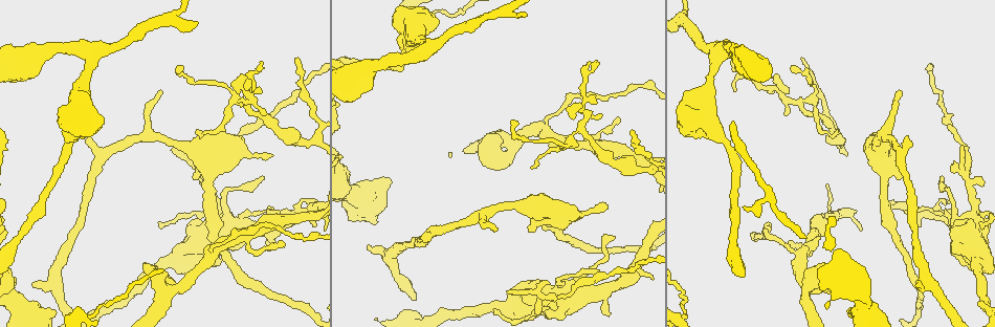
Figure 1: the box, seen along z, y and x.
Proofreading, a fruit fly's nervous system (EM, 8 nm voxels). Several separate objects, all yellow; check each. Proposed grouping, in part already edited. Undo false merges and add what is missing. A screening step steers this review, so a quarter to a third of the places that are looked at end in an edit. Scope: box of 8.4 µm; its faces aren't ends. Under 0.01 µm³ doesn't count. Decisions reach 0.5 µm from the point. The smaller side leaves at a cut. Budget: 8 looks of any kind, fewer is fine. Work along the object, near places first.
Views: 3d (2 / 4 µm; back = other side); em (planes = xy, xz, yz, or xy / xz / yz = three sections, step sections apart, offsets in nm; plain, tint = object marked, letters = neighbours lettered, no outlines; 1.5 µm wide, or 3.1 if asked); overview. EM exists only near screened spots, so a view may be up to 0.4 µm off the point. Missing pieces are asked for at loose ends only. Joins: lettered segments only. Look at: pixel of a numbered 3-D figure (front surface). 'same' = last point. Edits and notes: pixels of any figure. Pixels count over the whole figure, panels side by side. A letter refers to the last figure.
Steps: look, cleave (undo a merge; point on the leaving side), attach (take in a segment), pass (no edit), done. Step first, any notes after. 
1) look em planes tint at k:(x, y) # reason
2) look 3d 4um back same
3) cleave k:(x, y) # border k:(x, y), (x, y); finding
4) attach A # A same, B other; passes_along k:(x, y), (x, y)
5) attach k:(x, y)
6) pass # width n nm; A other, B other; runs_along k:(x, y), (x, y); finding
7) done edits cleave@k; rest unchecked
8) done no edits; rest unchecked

look 3d 4um at 1:(632, 130) # branch stops here

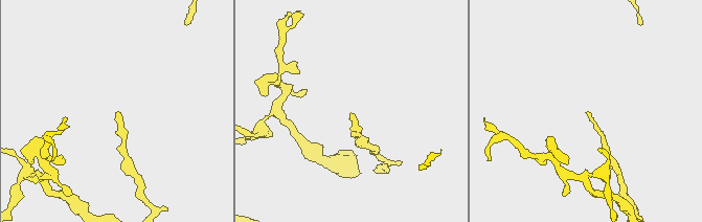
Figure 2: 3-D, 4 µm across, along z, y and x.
look em planes letters at 2:(349, 114) # need the tissue

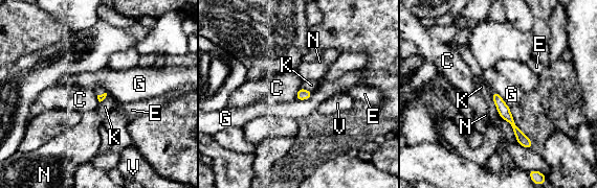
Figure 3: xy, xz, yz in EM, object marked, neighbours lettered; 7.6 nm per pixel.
pass # longest_contact K 200 nm; C other, E other, G other, K other, N other, V other; runs_along 3:(494, 95), (517, 133), (529, 145); no lettered segment goes on from it

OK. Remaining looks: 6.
look 3d 4um at 1:(584, 129) # four arms meet

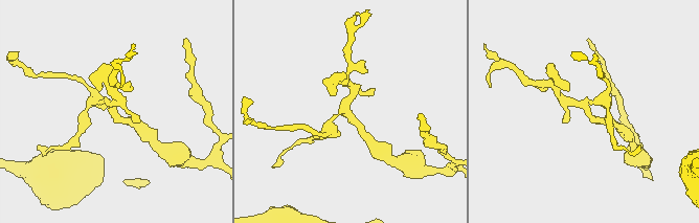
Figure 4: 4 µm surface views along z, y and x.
look em xz step 4 letters at 4:(346, 111) # need the tissue

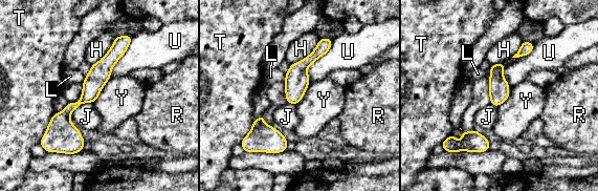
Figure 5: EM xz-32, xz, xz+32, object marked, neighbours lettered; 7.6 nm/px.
look em planes letters same # cut it another way

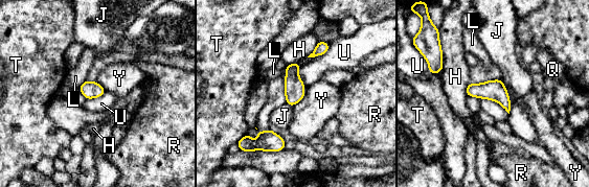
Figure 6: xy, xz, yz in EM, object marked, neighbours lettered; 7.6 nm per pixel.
pass # H other, J other, L other, Q other, R other, T other, U other, Y other; continuous, no second neuron

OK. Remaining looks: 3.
look em yz step 4 tint at 1:(587, 62) # tapers out

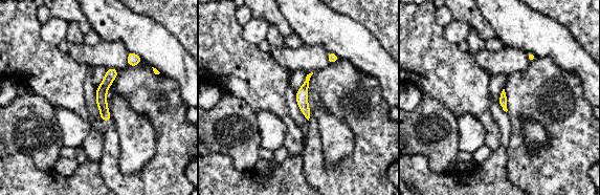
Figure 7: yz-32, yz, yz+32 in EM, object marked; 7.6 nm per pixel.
look em planes tint same

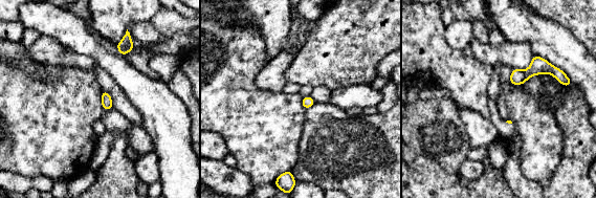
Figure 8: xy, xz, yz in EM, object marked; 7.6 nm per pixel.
look em planes letters same # what lies round it

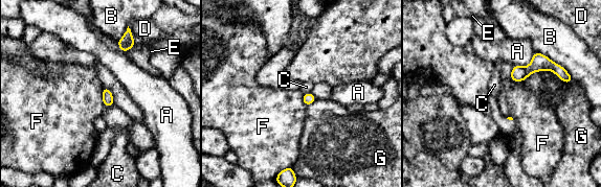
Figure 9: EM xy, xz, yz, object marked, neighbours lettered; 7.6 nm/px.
pass # width 80 nm; A other, B other, C other, D other, E other, F other, G other; border 9:(104, 87), (103, 106); none of them fits

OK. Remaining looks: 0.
done no edits; rest unchecked

